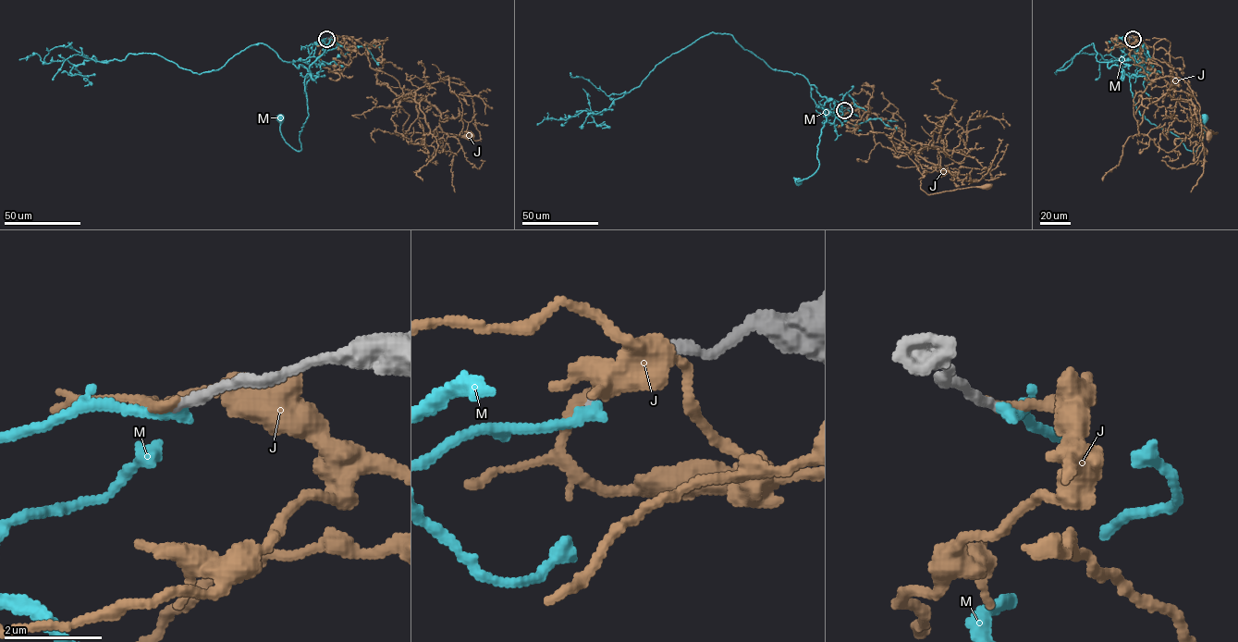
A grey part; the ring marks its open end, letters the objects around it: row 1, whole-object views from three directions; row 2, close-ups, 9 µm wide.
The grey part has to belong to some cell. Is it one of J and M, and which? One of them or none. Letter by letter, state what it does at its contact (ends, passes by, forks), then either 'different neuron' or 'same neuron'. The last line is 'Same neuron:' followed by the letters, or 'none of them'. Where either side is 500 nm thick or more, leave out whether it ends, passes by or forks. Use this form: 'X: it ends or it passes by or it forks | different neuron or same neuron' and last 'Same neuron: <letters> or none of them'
J: it ends | different neuron
M: it ends | same neuron
Same neuron: M

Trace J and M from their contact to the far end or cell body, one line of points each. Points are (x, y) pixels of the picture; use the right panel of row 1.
J: (1133, 39), (1131, 50), (1143, 44), (1168, 54), (1179, 83), (1173, 96), (1201, 125), (1217, 132), (1207, 136)
M: (1133, 39), (1141, 68), (1129, 82), (1139, 114), (1177, 135), (1193, 151), (1203, 141), (1204, 117)

